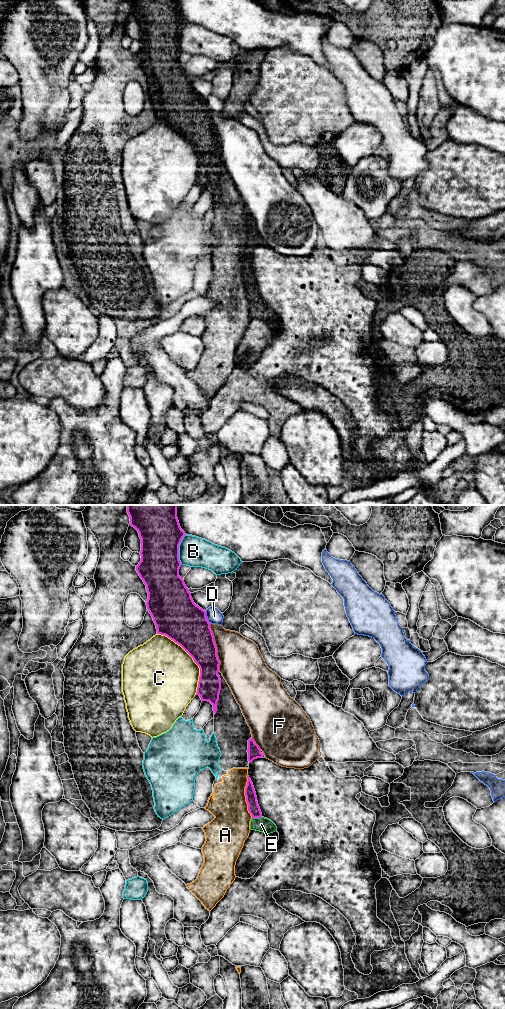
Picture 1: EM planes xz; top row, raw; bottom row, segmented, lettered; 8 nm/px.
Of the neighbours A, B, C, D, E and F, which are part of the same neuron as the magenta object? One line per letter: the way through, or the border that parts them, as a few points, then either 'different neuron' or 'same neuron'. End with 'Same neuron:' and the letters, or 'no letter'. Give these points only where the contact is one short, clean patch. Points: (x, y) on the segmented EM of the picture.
A: different neuron
B: different neuron
C: different neuron
D: border xz (205, 611), (209, 623); different neuron
E: way xz (251, 798), (256, 817), (261, 824); same neuron
F: different neuron
Same neuron: E

